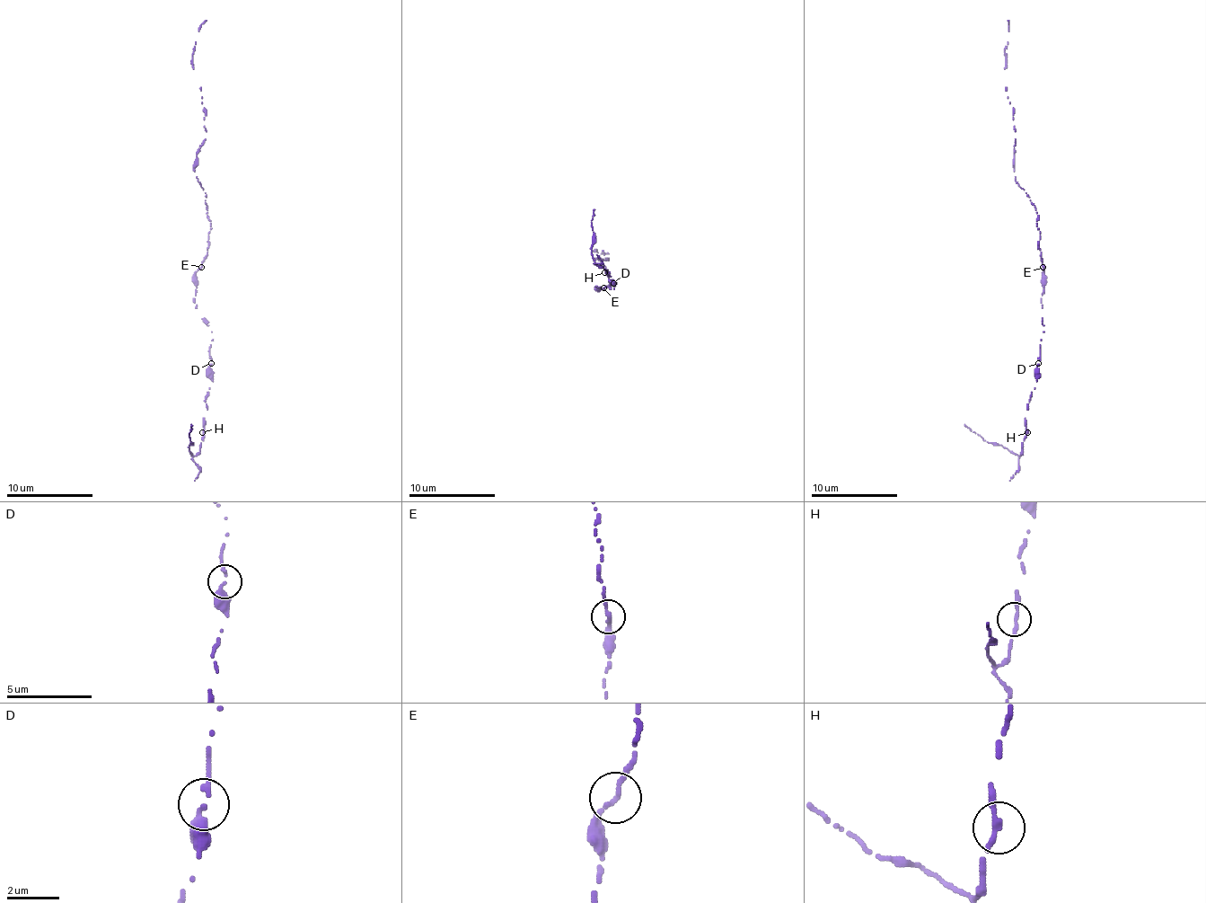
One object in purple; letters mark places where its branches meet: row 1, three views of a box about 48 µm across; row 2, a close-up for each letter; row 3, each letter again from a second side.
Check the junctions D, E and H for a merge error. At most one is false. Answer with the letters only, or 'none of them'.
none of them

